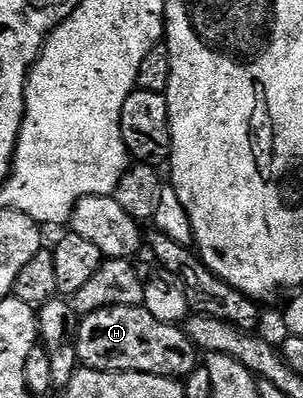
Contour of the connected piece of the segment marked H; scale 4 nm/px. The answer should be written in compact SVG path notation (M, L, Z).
M110 307L97 313L89 313L79 320L75 332L75 348L82 366L98 371L132 371L133 373L157 373L157 377L173 377L184 380L195 367L200 366L201 355L194 343L187 338L182 326L157 321L153 313L142 307Z

